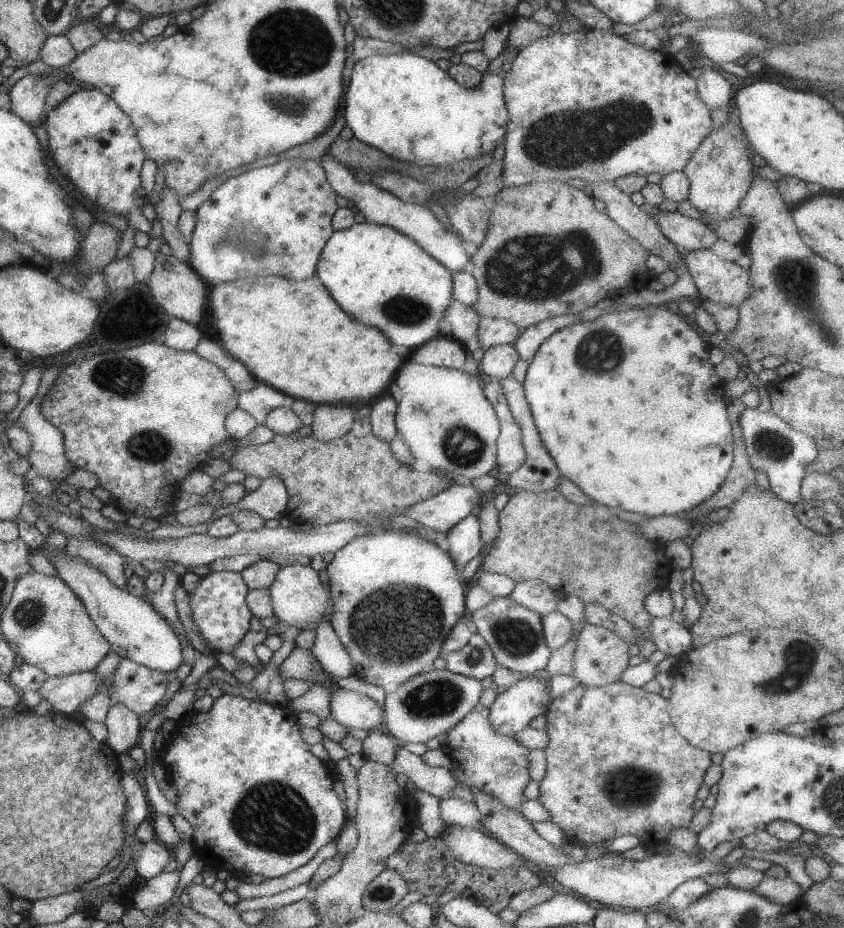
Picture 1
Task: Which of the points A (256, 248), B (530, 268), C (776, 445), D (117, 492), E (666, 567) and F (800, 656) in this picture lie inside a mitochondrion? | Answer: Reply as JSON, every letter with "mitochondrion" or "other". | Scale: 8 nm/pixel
{"A":"mitochondrion","B":"mitochondrion","C":"mitochondrion","D":"other","E":"other","F":"mitochondrion"}

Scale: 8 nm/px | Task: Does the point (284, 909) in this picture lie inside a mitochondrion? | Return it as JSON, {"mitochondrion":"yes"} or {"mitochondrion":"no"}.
{"mitochondrion":"no"}

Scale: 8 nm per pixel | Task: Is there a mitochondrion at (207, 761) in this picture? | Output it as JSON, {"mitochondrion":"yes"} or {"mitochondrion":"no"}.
{"mitochondrion":"no"}

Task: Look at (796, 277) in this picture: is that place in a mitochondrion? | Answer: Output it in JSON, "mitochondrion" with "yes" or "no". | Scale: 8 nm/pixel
{"mitochondrion":"yes"}

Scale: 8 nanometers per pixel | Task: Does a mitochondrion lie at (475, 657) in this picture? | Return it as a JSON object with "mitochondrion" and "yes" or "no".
{"mitochondrion":"yes"}

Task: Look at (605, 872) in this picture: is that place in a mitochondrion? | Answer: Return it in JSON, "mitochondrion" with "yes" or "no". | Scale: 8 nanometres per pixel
{"mitochondrion":"no"}

